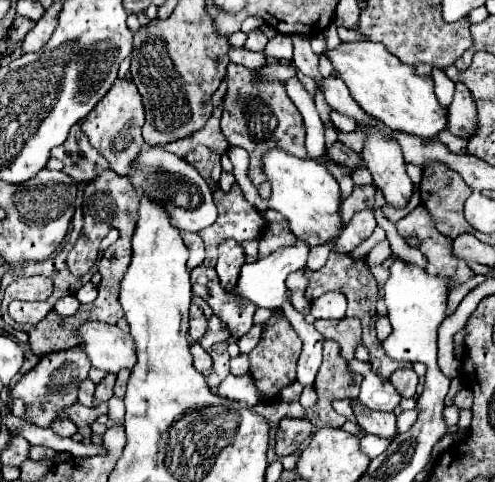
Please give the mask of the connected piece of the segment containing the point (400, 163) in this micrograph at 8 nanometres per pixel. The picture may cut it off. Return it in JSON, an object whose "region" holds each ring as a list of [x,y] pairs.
{"region":[[[365,131],[367,141],[363,147],[363,161],[373,175],[373,183],[383,191],[383,197],[395,209],[405,209],[413,183],[405,173],[405,161],[395,141],[387,141],[377,131]]]}

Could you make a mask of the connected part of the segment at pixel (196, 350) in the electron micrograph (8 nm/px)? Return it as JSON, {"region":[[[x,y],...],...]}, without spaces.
{"region":[[[199,343],[191,345],[191,355],[195,359],[195,369],[201,371],[205,377],[209,377],[213,373],[213,359],[211,359],[211,355]]]}

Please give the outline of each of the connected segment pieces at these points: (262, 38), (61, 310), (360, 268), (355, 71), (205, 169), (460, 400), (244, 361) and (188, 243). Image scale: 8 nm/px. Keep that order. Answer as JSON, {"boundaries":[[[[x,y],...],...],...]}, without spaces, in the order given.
{"boundaries":[[[[255,29],[255,31],[249,33],[245,47],[247,47],[249,51],[263,51],[265,45],[267,45],[267,41],[269,41],[267,35],[265,35],[261,29]]],[[[69,295],[69,297],[61,297],[61,299],[55,303],[55,311],[57,311],[59,315],[63,315],[63,317],[69,317],[69,315],[75,315],[75,313],[77,313],[79,305],[81,305],[81,303],[79,303],[73,295]]],[[[331,253],[327,263],[319,269],[319,271],[309,271],[309,301],[321,297],[323,293],[327,291],[341,291],[349,305],[347,305],[347,315],[355,315],[361,319],[361,325],[363,325],[363,337],[365,337],[365,347],[369,349],[369,355],[371,355],[371,367],[373,371],[387,379],[395,369],[403,367],[403,363],[395,363],[391,361],[383,349],[381,349],[381,343],[375,335],[375,319],[377,319],[377,313],[375,313],[375,299],[377,299],[377,285],[375,285],[375,279],[373,275],[367,271],[365,267],[365,259],[353,259],[349,253]]],[[[341,43],[335,49],[327,49],[321,57],[333,63],[337,77],[349,87],[349,93],[363,111],[385,123],[389,129],[431,139],[447,127],[447,111],[433,93],[433,79],[415,75],[413,67],[401,63],[381,43]]],[[[199,145],[185,157],[185,161],[191,163],[199,171],[213,192],[218,187],[222,173],[220,158],[219,154],[211,151],[208,147]]],[[[463,387],[463,389],[453,397],[453,405],[455,405],[457,409],[471,409],[471,405],[473,405],[473,393],[471,393],[467,387]]],[[[239,355],[235,359],[231,359],[231,373],[233,375],[245,375],[249,371],[249,357],[247,355]]],[[[181,233],[183,241],[185,241],[185,247],[189,249],[189,259],[187,259],[187,267],[189,269],[195,269],[197,265],[203,263],[205,259],[205,247],[203,247],[203,241],[197,233]]]]}

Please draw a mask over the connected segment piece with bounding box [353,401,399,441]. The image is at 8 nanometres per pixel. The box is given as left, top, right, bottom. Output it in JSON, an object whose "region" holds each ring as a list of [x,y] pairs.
{"region":[[[359,401],[353,403],[355,415],[357,415],[357,423],[361,425],[361,429],[365,433],[383,437],[393,441],[399,433],[397,433],[397,425],[395,425],[395,415],[393,413],[379,413],[379,411],[371,411],[367,407],[363,407]]]}

